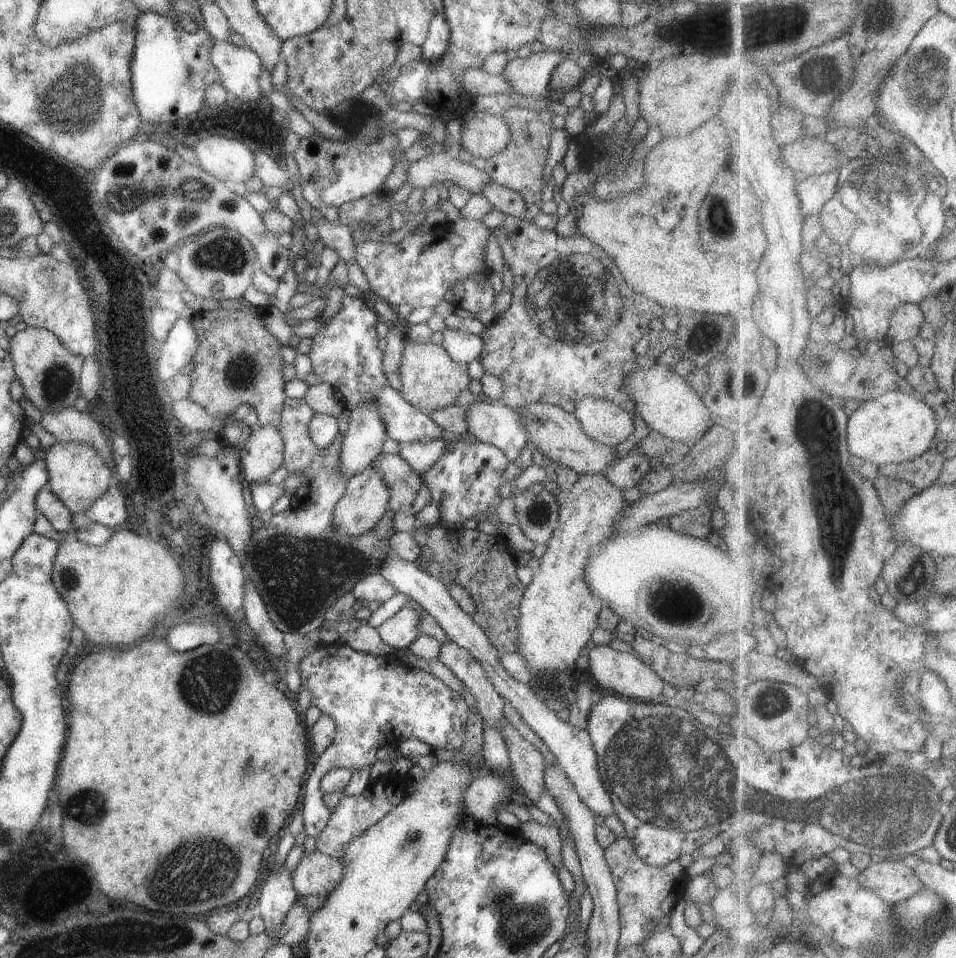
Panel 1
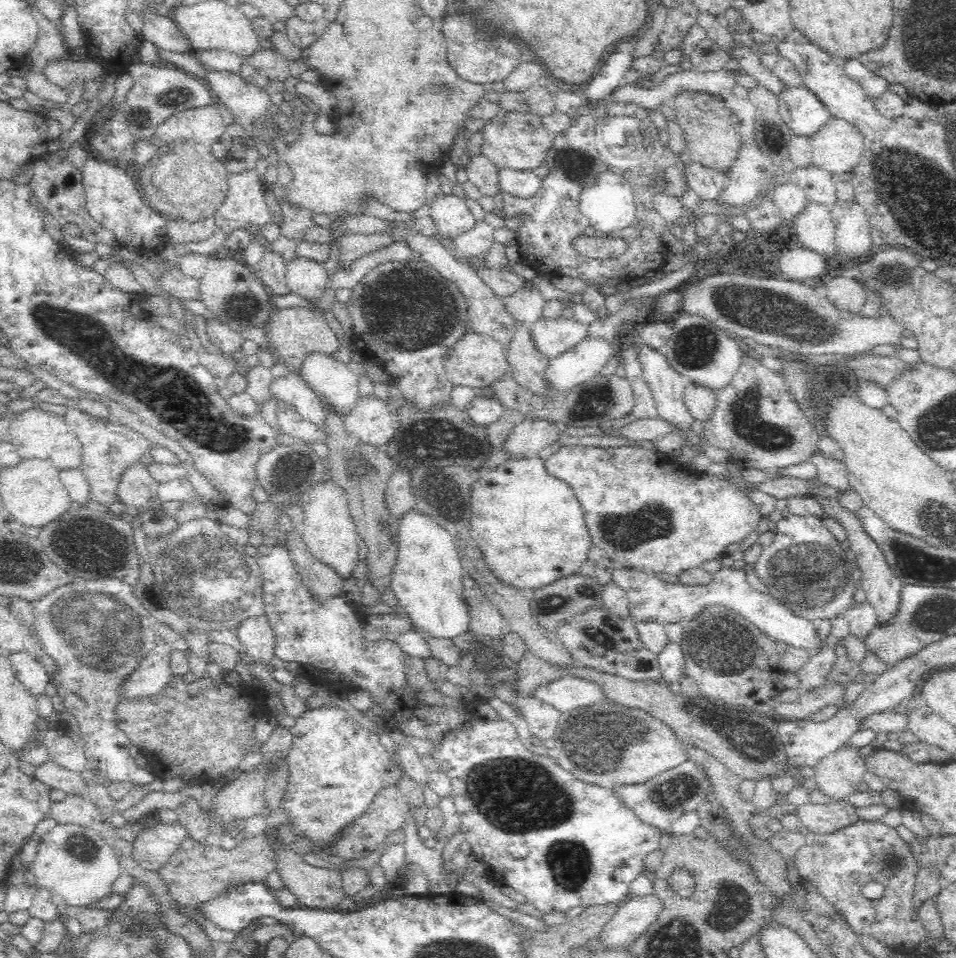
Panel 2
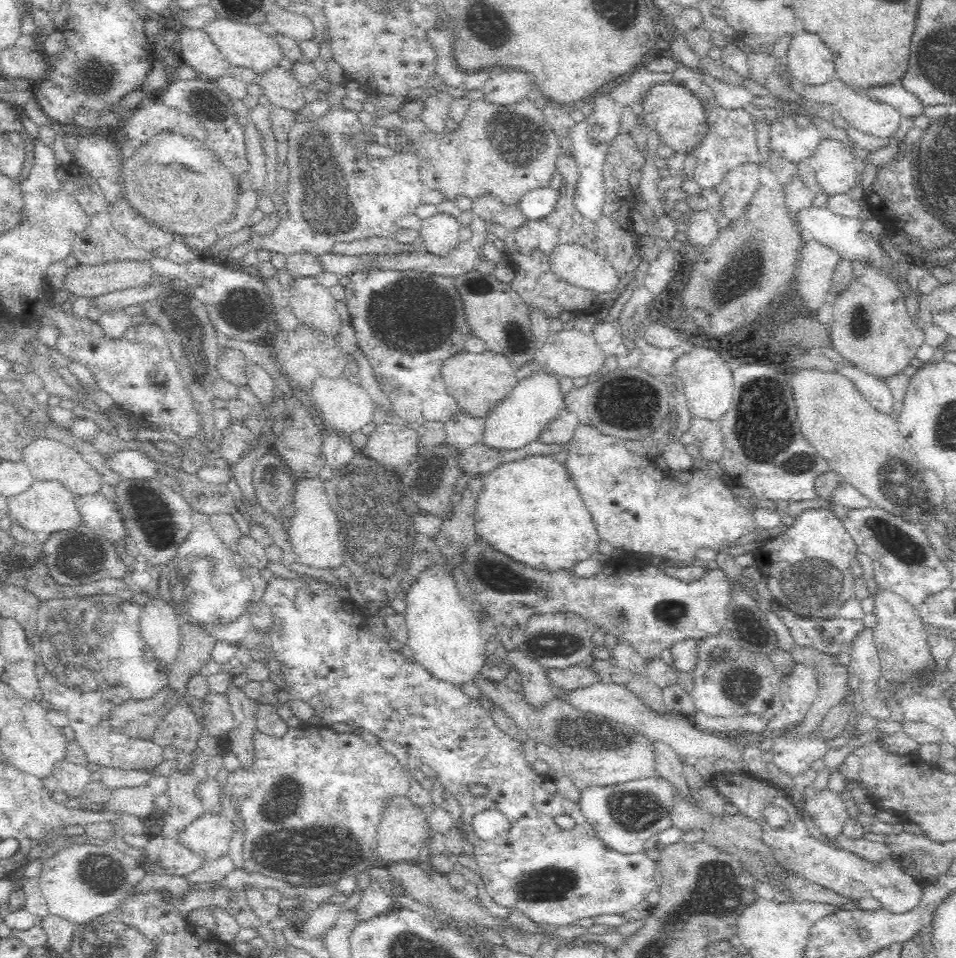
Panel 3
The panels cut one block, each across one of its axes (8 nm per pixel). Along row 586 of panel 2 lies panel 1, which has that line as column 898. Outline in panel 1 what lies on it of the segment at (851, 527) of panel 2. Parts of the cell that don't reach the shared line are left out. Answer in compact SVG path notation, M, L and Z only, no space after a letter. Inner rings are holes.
M875 860L858 876L858 880L867 889L875 890L890 905L908 900L926 887L917 870L902 861Z

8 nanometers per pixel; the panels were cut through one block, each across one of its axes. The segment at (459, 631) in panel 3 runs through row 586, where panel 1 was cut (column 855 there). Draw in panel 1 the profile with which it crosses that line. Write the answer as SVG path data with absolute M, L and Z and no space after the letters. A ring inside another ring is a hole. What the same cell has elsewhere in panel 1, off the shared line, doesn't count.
M890 391L880 398L864 401L851 414L849 445L852 454L881 467L914 460L933 448L939 431L936 409L919 395Z

